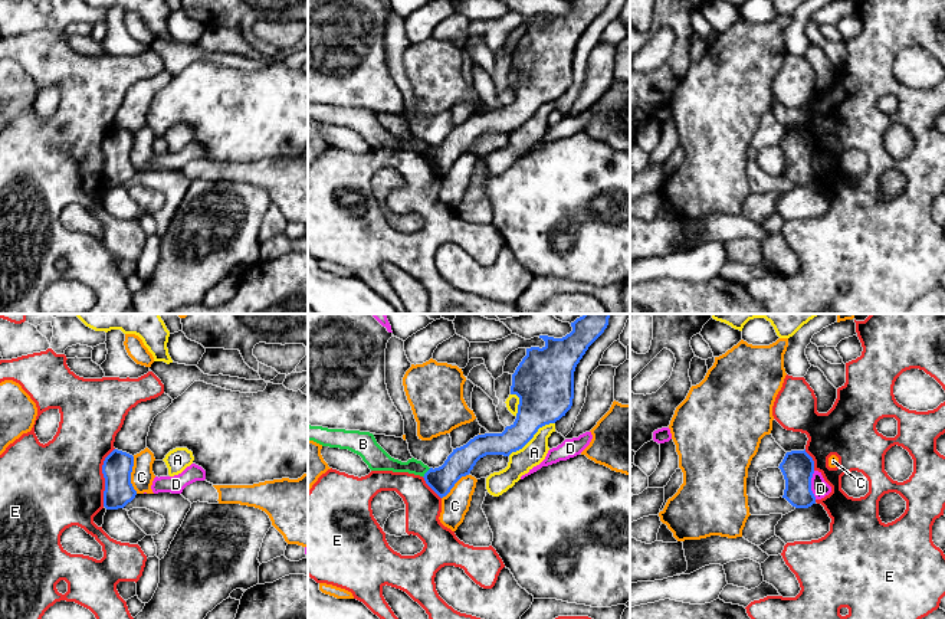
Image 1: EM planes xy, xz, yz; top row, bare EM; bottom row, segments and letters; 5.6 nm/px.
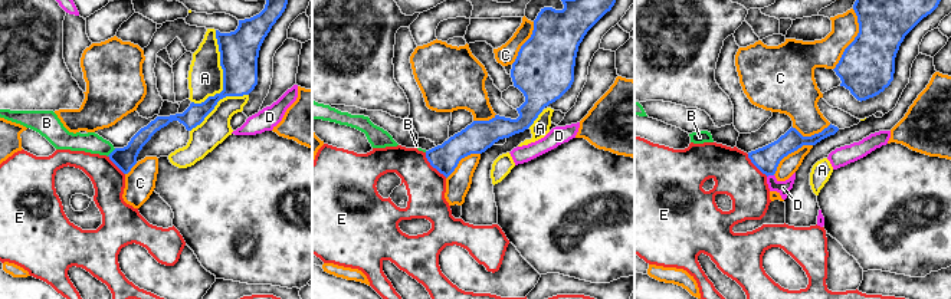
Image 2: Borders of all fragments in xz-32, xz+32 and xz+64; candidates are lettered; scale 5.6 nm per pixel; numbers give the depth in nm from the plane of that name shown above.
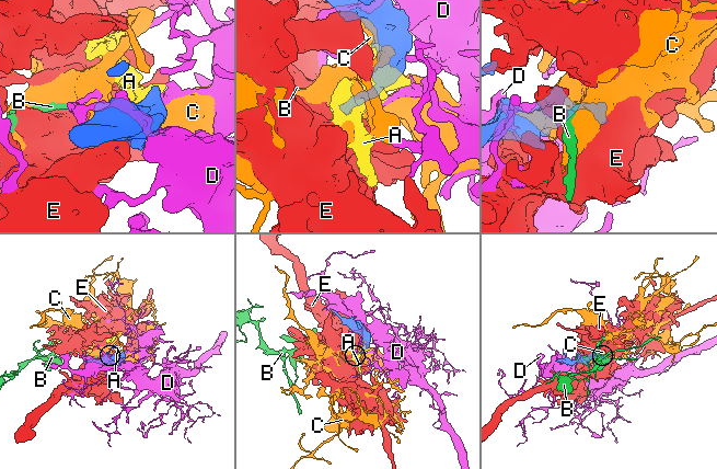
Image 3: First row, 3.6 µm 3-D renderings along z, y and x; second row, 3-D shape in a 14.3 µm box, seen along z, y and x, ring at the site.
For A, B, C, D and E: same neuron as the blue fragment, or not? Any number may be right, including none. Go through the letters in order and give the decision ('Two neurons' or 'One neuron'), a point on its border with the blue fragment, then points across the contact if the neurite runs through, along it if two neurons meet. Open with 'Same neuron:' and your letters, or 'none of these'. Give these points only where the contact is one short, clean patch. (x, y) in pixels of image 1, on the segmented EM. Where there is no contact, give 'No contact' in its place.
Same neuron: none of these
A: Two neurons. Touches blue at xz (531, 438)
B: Two neurons. Touches blue at xz (426, 472). Boundary: xz (430, 468), (423, 477)
C: Two neurons. Touches blue at xy (130, 475)
D: Two neurons. Touches blue at yz (810, 485)
E: Two neurons. Touches blue at xy (104, 477)

